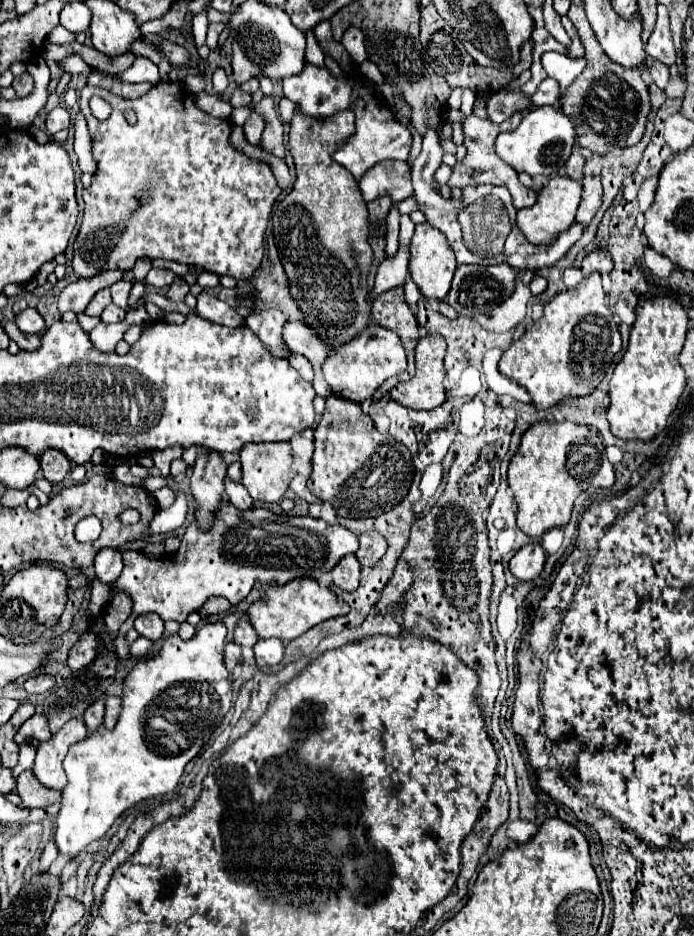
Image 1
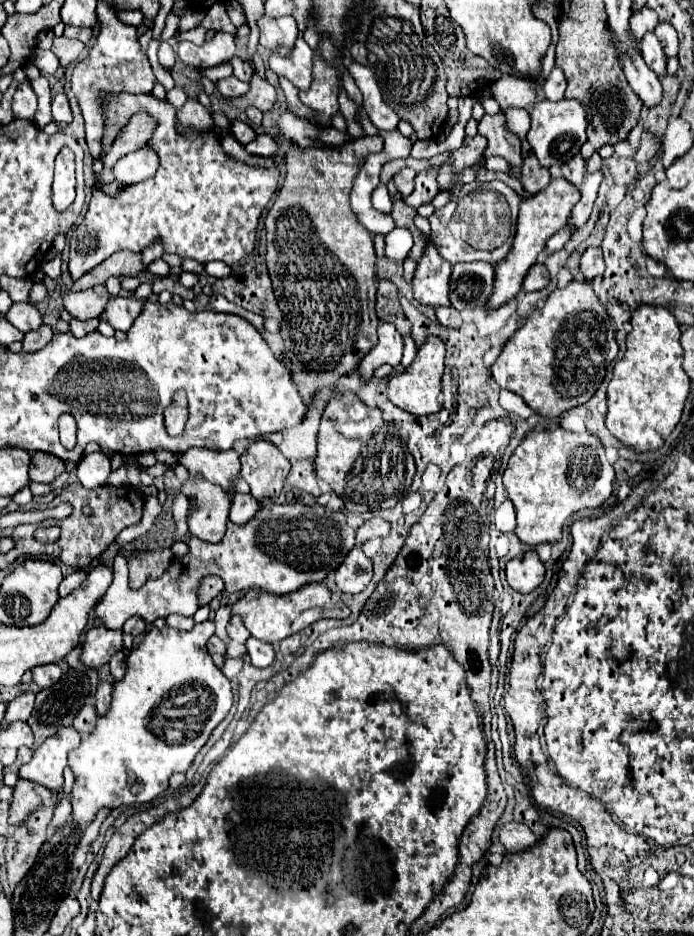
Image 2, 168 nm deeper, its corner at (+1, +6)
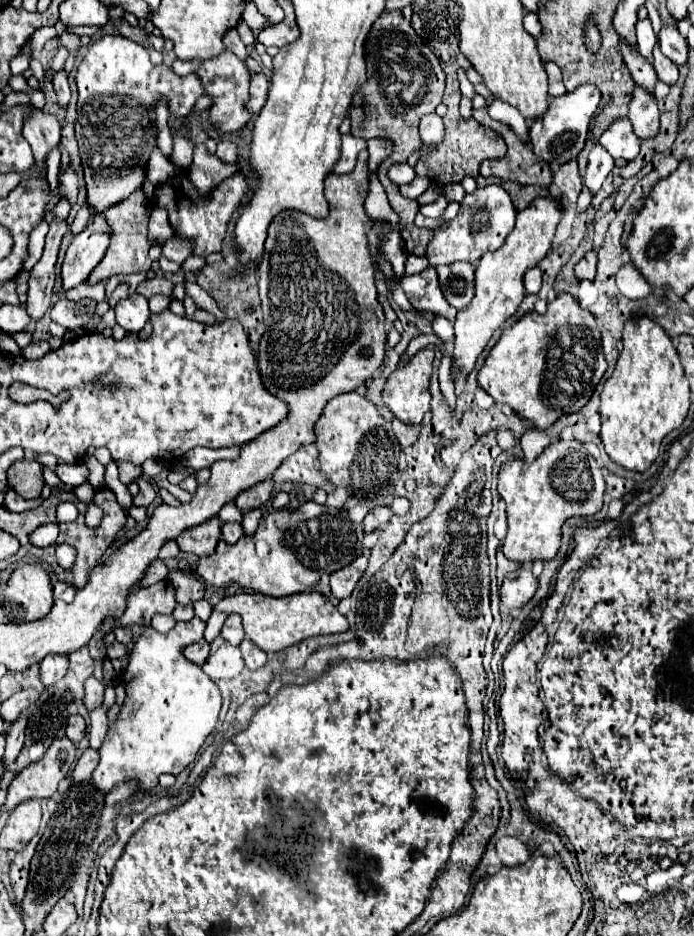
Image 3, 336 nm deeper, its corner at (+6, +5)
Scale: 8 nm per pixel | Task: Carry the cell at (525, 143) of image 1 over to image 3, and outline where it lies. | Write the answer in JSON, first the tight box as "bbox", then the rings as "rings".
{"bbox":[529,83,601,171],"rings":[[[589,83],[579,85],[575,91],[569,91],[557,99],[553,99],[547,113],[541,119],[531,123],[529,137],[531,137],[533,153],[537,153],[541,159],[545,159],[553,167],[553,171],[557,167],[561,167],[563,163],[575,159],[585,145],[589,123],[599,109],[599,101],[601,101],[601,91]]]}

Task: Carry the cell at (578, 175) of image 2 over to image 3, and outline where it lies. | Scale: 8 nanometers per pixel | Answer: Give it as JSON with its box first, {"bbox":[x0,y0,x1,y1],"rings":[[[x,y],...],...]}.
{"bbox":[553,161,581,205],"rings":[[[567,161],[565,165],[561,165],[555,173],[553,173],[553,183],[555,187],[561,191],[561,195],[565,197],[567,205],[575,205],[577,197],[581,193],[581,177],[577,171],[577,161]]]}

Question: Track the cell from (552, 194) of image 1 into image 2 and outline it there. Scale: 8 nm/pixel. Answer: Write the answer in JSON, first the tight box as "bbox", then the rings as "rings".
{"bbox":[488,178,580,308],"rings":[[[556,178],[542,192],[530,196],[528,200],[524,200],[520,204],[514,244],[512,244],[512,250],[506,256],[506,260],[496,264],[496,282],[494,282],[494,292],[488,300],[488,308],[498,308],[498,306],[506,304],[508,300],[512,300],[518,294],[518,290],[522,288],[522,280],[524,280],[526,272],[530,270],[530,266],[536,264],[536,258],[544,250],[546,240],[550,236],[554,236],[566,224],[566,220],[572,212],[572,206],[578,200],[580,200],[580,190],[574,188],[574,184],[570,184],[568,180]]]}

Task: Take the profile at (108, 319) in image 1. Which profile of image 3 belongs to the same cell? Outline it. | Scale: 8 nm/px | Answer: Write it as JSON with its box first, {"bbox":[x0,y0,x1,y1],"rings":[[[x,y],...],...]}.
{"bbox":[115,293,149,333],"rings":[[[139,293],[123,299],[115,307],[117,323],[127,331],[127,333],[139,333],[143,325],[149,321],[149,303],[145,297]]]}

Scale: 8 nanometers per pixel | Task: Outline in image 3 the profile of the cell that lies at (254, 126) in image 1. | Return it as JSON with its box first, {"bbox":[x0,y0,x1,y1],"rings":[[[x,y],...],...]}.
{"bbox":[217,139,237,163],"rings":[[[221,139],[217,143],[217,157],[223,161],[223,163],[235,163],[237,161],[237,145],[229,139]]]}

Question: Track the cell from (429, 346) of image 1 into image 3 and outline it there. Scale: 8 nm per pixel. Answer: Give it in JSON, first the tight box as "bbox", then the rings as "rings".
{"bbox":[383,347,433,425],"rings":[[[425,347],[411,357],[407,367],[397,369],[389,375],[383,389],[383,403],[399,421],[407,425],[419,425],[423,421],[423,415],[429,411],[431,401],[431,369],[433,349]]]}

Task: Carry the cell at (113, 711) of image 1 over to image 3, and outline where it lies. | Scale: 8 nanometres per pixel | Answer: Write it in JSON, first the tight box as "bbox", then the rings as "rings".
{"bbox":[83,677,105,711],"rings":[[[89,677],[85,681],[85,697],[83,697],[83,701],[85,701],[85,707],[89,711],[97,709],[103,703],[103,691],[105,691],[105,685],[101,681],[97,681],[95,677]]]}

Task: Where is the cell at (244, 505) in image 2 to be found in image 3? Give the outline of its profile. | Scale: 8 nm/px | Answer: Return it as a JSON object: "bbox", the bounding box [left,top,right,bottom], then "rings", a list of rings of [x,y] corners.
{"bbox":[221,523,243,545],"rings":[[[225,523],[225,525],[221,525],[221,539],[225,543],[233,545],[241,535],[243,535],[243,527],[241,525],[237,525],[237,523]]]}

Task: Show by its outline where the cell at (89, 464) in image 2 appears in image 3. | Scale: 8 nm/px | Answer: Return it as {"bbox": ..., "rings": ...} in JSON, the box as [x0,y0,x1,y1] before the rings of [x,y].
{"bbox":[55,463,87,487],"rings":[[[59,463],[55,467],[55,475],[59,477],[59,481],[63,485],[69,485],[69,487],[77,487],[81,483],[87,481],[87,467],[77,463],[77,465],[69,465],[69,463]]]}

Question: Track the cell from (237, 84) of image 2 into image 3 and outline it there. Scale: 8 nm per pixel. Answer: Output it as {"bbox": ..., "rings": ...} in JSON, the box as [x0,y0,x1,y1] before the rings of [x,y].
{"bbox":[75,35,203,213],"rings":[[[105,35],[99,41],[95,41],[87,55],[83,57],[79,69],[77,69],[77,123],[75,123],[75,137],[79,143],[79,155],[81,155],[81,167],[85,173],[87,183],[87,205],[93,213],[105,213],[109,205],[115,205],[117,201],[123,201],[129,197],[129,193],[135,193],[145,183],[145,167],[149,161],[151,151],[157,147],[157,123],[155,123],[155,107],[157,101],[165,101],[169,111],[179,119],[191,113],[195,101],[203,95],[203,85],[195,73],[187,77],[175,75],[169,67],[153,65],[149,59],[149,53],[143,45],[125,39],[121,35]]]}

